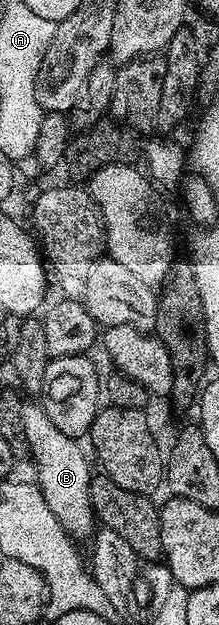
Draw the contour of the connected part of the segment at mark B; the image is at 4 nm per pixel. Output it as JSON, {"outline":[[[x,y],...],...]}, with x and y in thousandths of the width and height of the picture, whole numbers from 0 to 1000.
{"outline":[[[192,646],[119,648],[82,656],[78,666],[114,690],[132,731],[160,746],[169,774],[196,787],[205,805],[224,805],[224,818],[260,824],[260,837],[279,837],[329,862],[411,861],[443,840],[434,814],[416,810],[425,755],[361,714],[365,707],[265,688],[196,656]]]}

